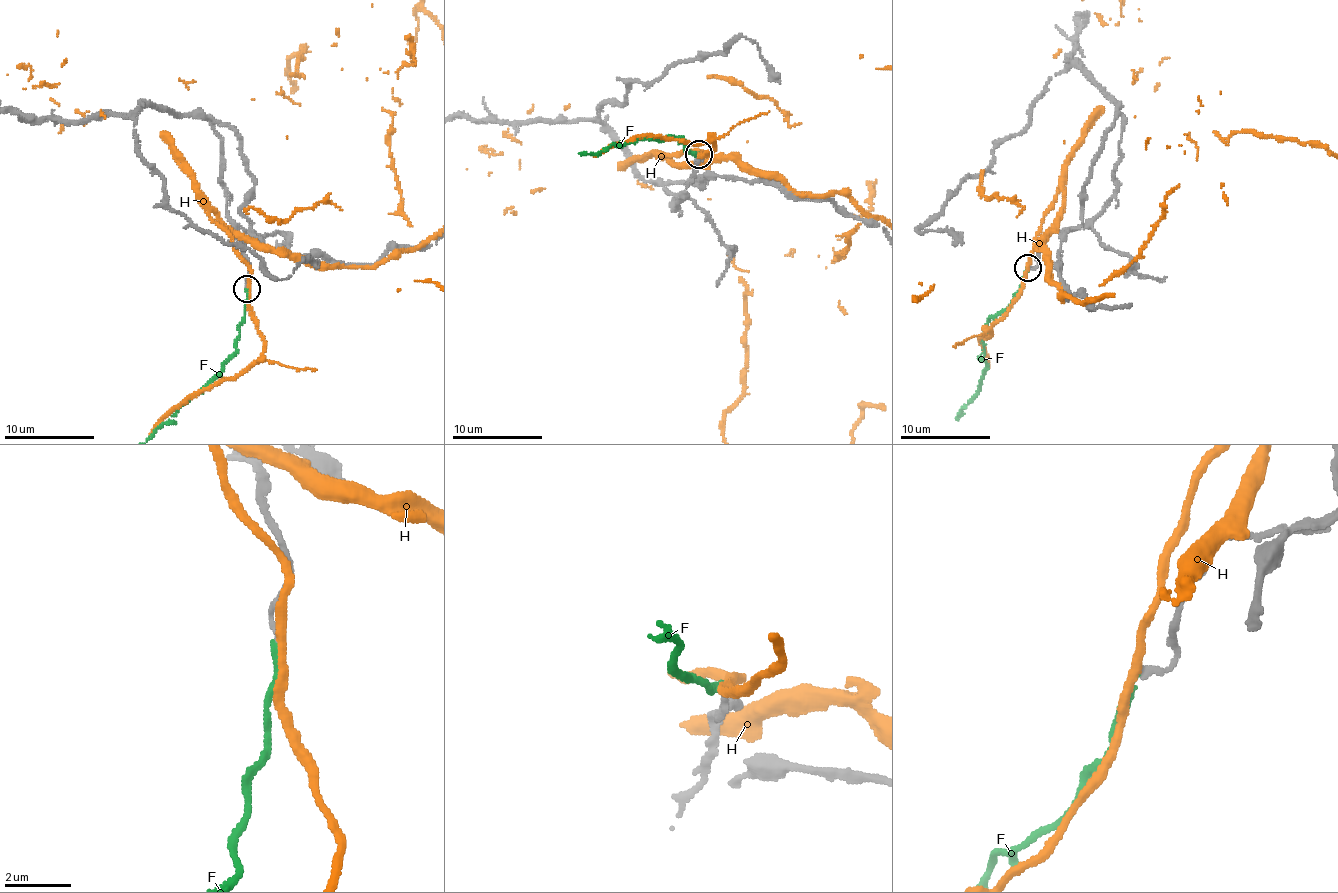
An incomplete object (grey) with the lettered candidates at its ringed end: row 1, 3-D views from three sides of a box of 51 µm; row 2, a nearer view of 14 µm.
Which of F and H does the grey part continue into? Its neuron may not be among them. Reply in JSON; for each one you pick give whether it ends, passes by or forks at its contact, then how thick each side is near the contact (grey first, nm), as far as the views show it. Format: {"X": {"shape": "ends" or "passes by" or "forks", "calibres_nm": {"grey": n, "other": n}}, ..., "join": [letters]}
{"F": {"shape": "ends", "calibres_nm": {"grey": 180, "other": 160}}, "join": ["F"]}

